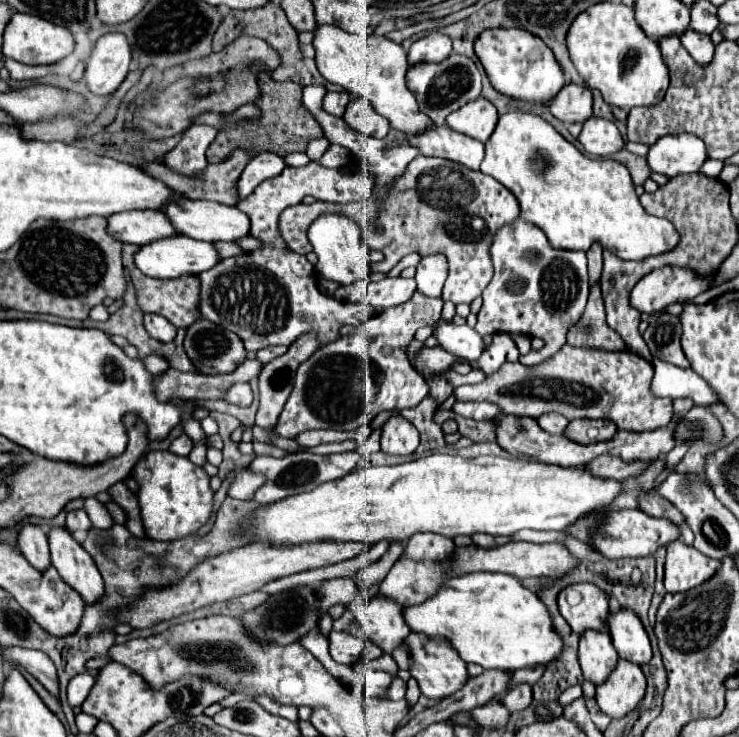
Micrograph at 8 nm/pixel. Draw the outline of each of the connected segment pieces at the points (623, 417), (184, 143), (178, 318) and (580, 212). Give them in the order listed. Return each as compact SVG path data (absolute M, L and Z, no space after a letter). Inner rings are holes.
M564 345L554 357L540 365L524 367L504 363L482 383L462 385L454 389L458 401L488 401L504 413L538 419L542 413L556 411L566 419L610 419L624 431L652 431L670 423L672 399L652 395L650 381L654 367L650 361L630 351L596 351Z
M192 125L182 141L164 157L164 165L174 169L176 173L202 173L206 163L206 149L214 141L218 129L210 125Z
M124 243L122 245L122 263L124 263L124 269L130 271L130 281L134 283L134 289L136 289L136 299L138 299L138 309L142 313L158 313L158 315L164 315L170 323L174 323L176 327L188 327L192 325L196 319L200 319L200 311L198 311L198 305L200 305L200 279L198 275L182 275L182 277L176 277L176 279L152 279L152 277L146 277L136 265L134 265L134 255L138 253L138 245L130 245L130 243Z
M522 111L502 115L494 133L486 141L486 155L480 171L510 189L510 193L518 199L520 219L540 227L554 249L588 251L592 243L600 243L602 249L608 249L624 261L642 261L646 257L668 253L680 243L680 235L668 219L660 219L644 211L626 165L614 159L586 157L540 115Z

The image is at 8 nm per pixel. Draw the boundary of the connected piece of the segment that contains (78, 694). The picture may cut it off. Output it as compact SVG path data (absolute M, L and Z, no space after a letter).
M82 673L82 675L74 677L74 681L70 681L70 685L68 685L68 703L72 707L82 705L86 701L88 693L92 691L94 683L96 683L96 675L92 675L92 673Z

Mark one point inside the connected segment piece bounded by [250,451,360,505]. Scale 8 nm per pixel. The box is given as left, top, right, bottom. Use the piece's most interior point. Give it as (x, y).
(294, 474)

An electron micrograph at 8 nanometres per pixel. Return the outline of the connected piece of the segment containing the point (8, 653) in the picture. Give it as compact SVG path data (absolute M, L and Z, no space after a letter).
M10 647L10 649L2 649L2 655L4 655L6 661L14 661L16 665L24 667L54 697L58 697L58 675L56 675L56 667L46 657L46 653L32 651L32 649L22 649L22 647Z

